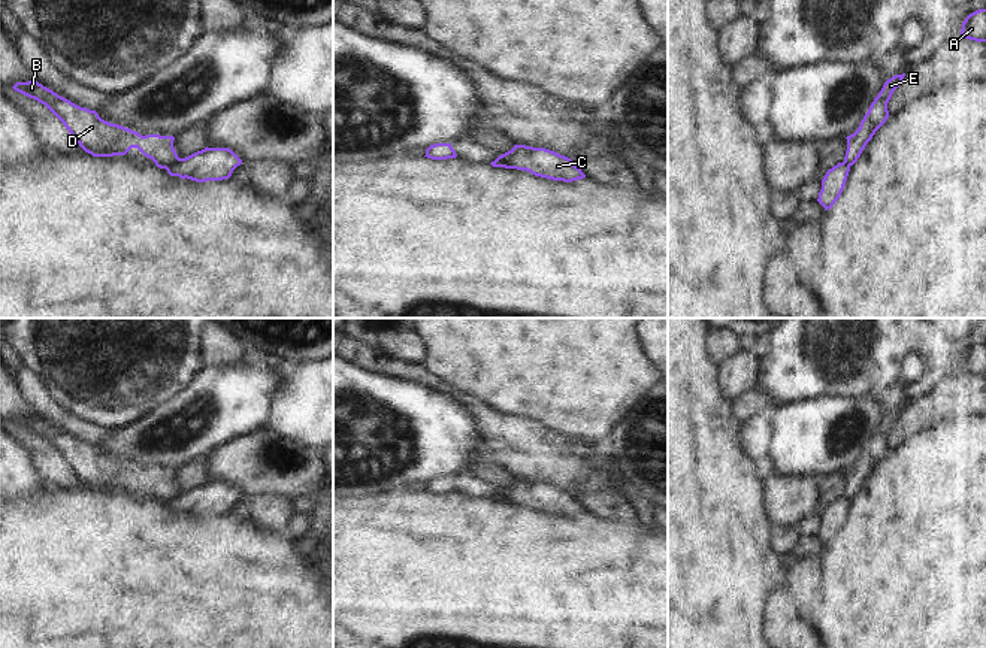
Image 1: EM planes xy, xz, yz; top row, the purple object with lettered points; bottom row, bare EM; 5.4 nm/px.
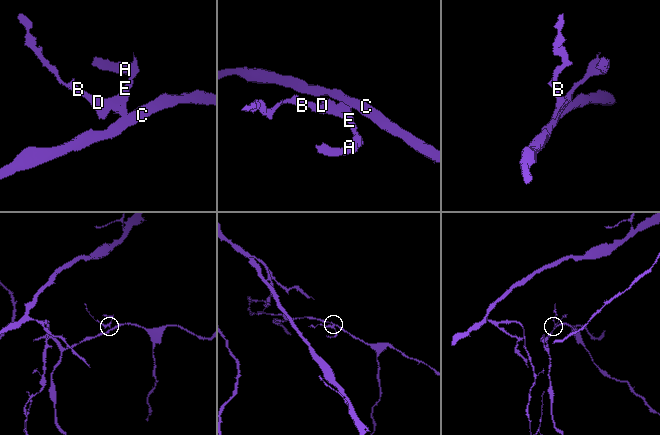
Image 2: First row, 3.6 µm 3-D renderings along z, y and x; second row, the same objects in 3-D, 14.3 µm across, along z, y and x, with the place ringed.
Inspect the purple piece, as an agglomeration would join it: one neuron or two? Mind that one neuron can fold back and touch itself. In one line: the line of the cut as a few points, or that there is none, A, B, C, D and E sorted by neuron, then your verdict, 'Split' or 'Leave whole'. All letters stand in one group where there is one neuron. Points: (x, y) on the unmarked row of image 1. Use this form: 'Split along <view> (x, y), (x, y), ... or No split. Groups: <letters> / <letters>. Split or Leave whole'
Split along xy (180, 493), (166, 503). Groups: A B D E / C. Split.

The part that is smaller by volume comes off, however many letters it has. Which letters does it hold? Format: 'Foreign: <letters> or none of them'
Foreign: A, B, D, E.

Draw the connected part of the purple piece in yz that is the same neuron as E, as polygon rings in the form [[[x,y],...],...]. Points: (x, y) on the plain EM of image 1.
[[[905,408],[895,409],[887,414],[878,427],[878,430],[871,437],[868,446],[861,455],[859,463],[847,470],[847,485],[844,491],[844,497],[853,500],[865,484],[866,478],[872,473],[875,466],[886,457],[889,452],[887,437],[893,429],[893,426],[902,417]]]

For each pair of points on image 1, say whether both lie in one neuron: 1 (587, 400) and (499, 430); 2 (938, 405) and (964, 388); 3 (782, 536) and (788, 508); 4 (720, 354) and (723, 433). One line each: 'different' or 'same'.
1: different
2: same
3: different
4: different

